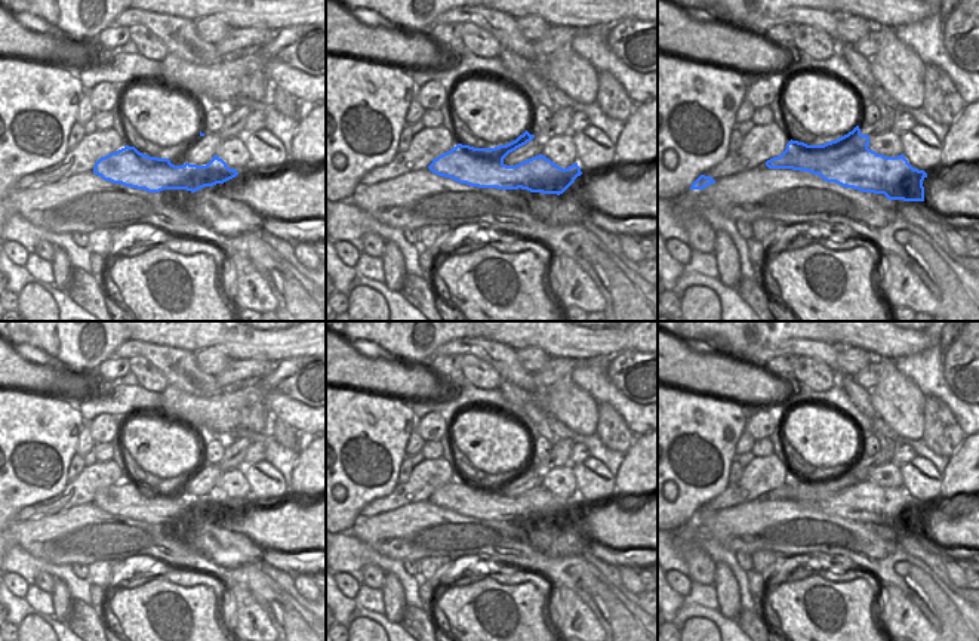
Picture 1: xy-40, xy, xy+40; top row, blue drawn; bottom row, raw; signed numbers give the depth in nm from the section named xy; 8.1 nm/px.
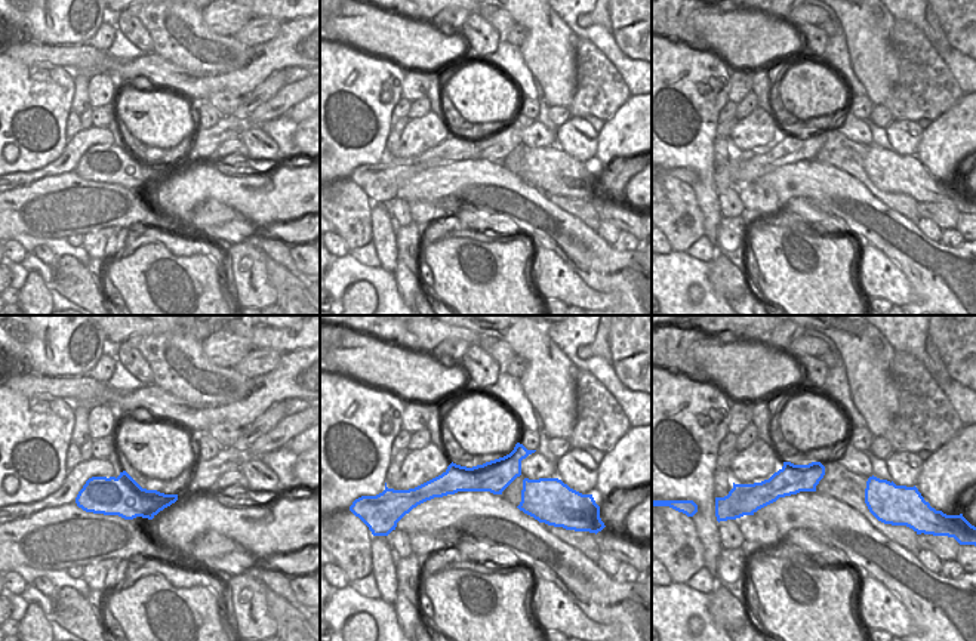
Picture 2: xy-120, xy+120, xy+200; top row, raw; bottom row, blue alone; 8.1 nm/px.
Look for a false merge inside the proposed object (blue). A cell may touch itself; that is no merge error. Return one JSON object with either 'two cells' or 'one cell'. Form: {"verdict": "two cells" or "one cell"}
{"verdict": "two cells"}

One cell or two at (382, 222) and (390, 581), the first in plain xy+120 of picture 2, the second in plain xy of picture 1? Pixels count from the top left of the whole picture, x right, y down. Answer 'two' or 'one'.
one

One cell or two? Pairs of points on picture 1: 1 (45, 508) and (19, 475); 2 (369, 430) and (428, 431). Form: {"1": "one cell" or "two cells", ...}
{"1": "two cells", "2": "two cells"}

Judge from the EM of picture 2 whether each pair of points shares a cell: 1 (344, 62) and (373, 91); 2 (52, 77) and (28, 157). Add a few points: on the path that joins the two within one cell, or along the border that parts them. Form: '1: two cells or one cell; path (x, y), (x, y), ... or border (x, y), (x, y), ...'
1: one cell; path (351, 70), (366, 85)
2: one cell; path (52, 101), (58, 126), (43, 128), (37, 133)

